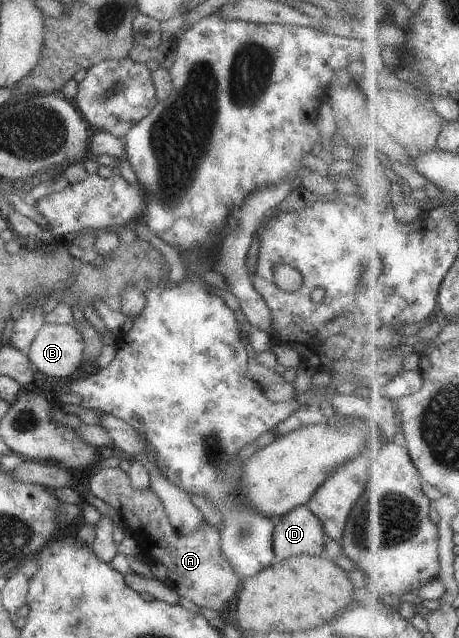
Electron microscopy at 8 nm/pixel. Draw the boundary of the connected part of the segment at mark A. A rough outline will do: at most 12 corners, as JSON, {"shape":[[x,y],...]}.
{"shape":[[118,467],[85,477],[163,584],[218,611],[240,581],[203,522],[183,534]]}

